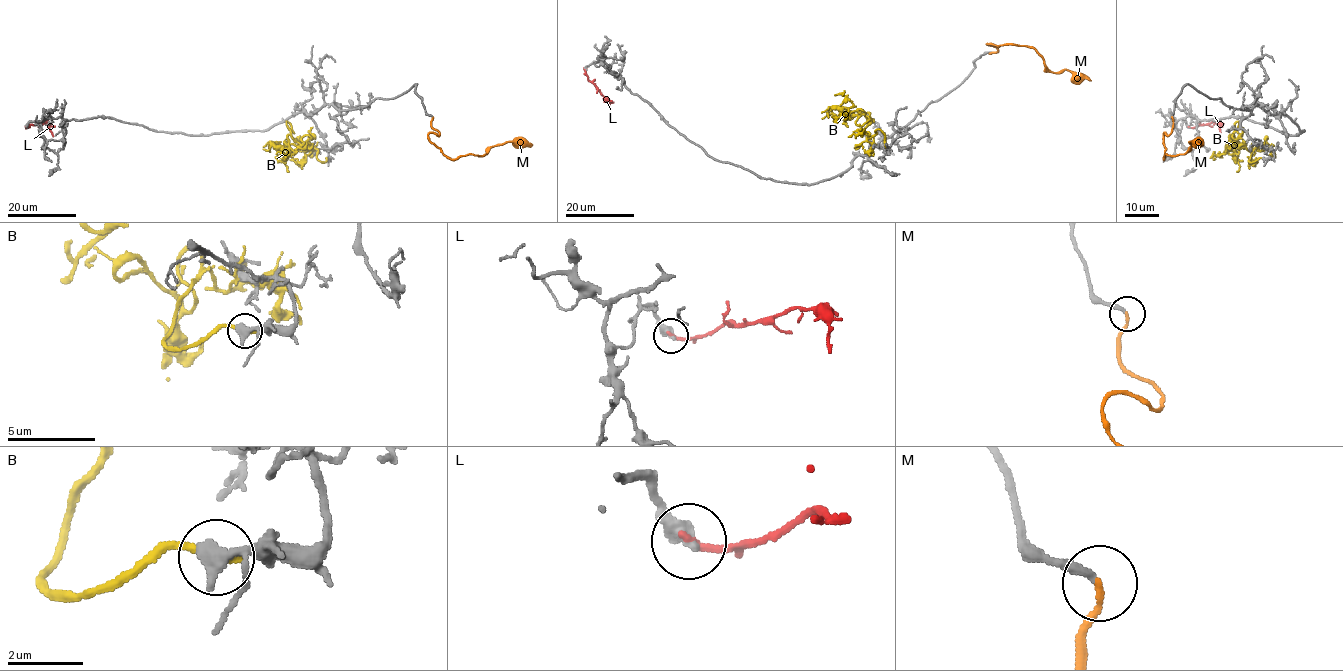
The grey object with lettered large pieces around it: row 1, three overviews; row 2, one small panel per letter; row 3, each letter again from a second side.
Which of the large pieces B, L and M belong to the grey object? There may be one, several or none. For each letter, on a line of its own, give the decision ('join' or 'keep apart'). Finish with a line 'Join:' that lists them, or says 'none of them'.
B: keep apart
L: keep apart
M: join
Join: M

